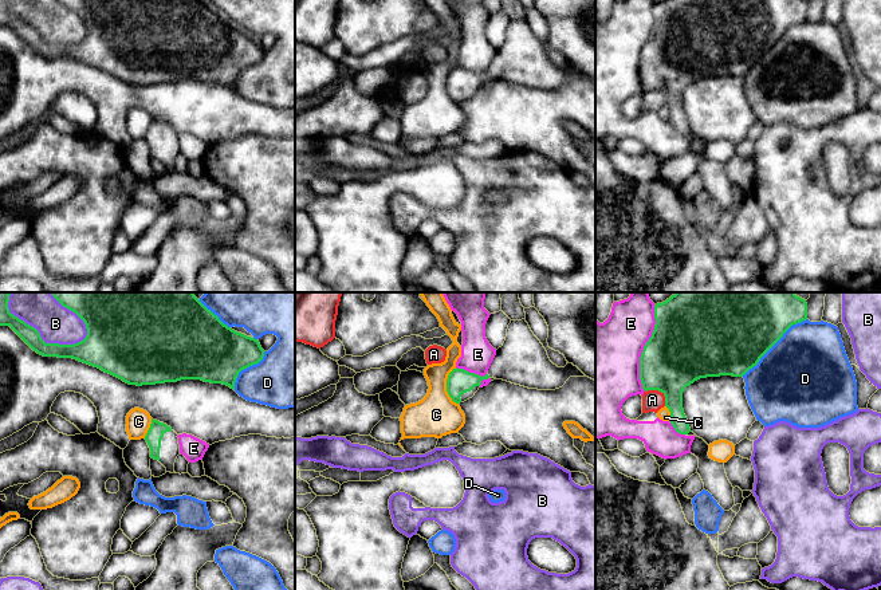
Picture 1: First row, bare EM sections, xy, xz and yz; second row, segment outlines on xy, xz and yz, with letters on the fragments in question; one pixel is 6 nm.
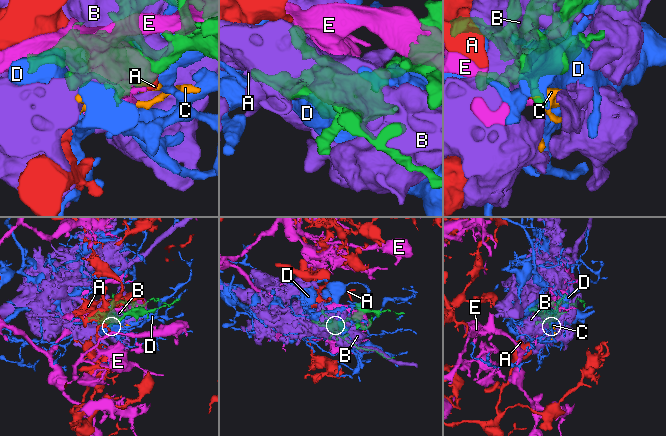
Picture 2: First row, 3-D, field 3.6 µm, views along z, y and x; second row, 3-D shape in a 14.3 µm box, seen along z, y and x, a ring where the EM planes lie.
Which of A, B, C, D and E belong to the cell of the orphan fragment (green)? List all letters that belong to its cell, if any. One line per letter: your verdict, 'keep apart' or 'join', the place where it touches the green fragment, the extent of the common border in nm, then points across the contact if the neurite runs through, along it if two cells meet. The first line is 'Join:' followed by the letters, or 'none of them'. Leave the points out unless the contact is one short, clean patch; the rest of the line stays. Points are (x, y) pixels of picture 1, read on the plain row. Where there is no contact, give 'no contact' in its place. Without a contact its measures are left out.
Join: none of them
A: keep apart; meets green in yz at (660, 90); contact 160 nm long
B: keep apart; meets green in xy at (42, 39); contact 500 nm long
C: keep apart; meets green in xz at (447, 86); contact 220 nm long
D: keep apart; meets green in yz at (774, 43); contact 500 nm long
E: keep apart; meets green in yz at (644, 47); contact 500 nm long

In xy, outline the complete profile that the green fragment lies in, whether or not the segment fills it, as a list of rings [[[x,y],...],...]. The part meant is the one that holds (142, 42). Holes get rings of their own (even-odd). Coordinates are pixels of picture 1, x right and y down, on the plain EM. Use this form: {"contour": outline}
{"contour": [[[0,0],[0,25],[9,25],[34,51],[76,59],[129,84],[201,79],[235,90],[239,72],[264,56],[257,39],[224,24],[200,0],[58,0],[86,24],[86,38],[74,44],[46,43],[35,27],[9,12],[8,1]]]}

